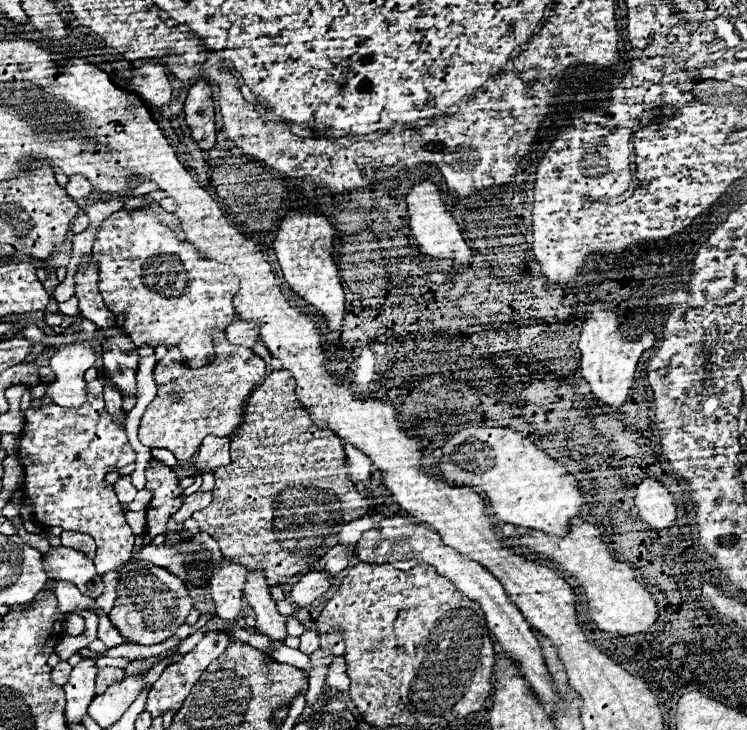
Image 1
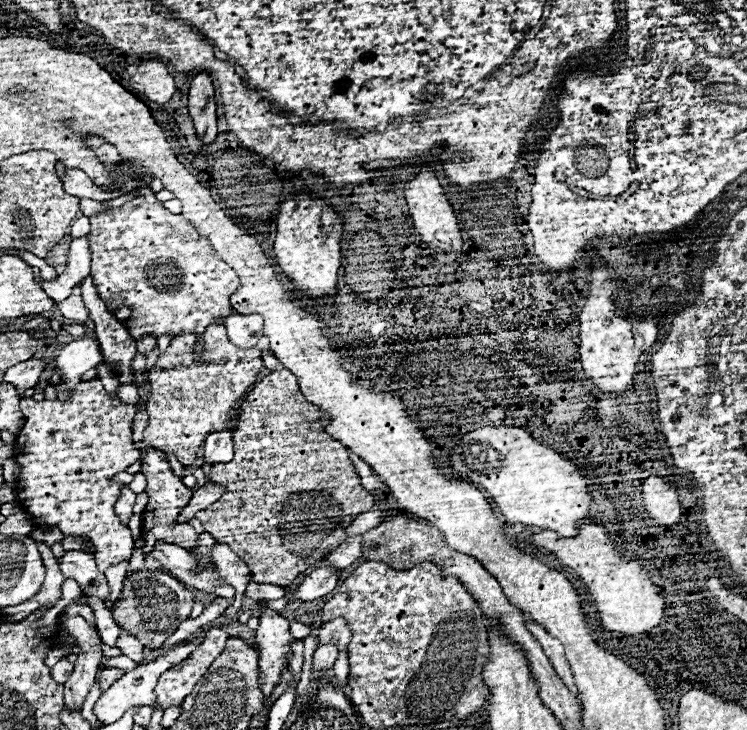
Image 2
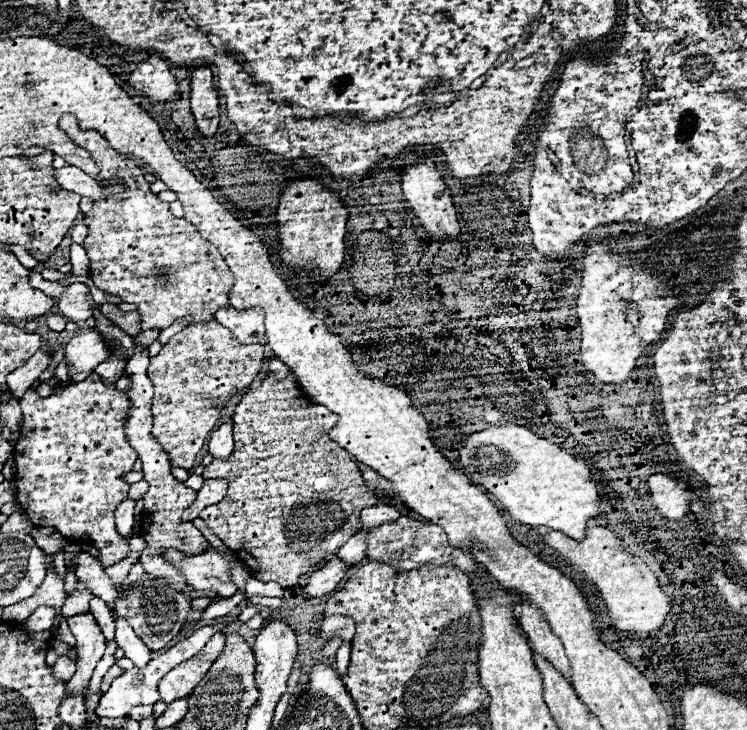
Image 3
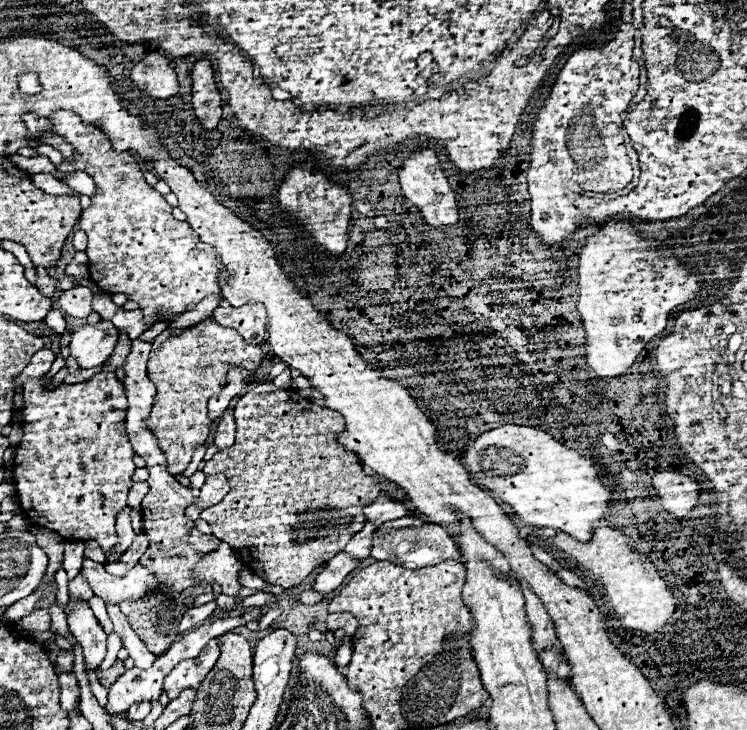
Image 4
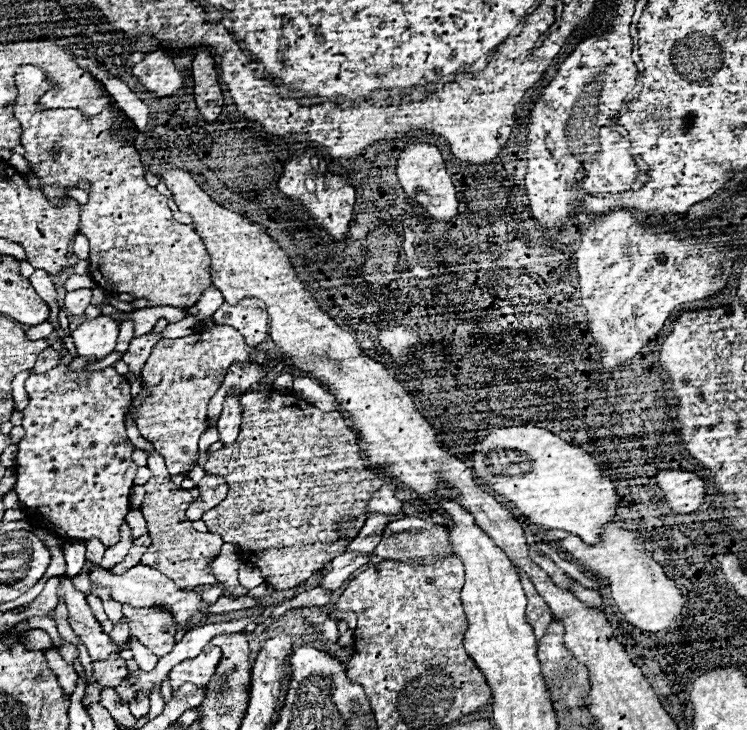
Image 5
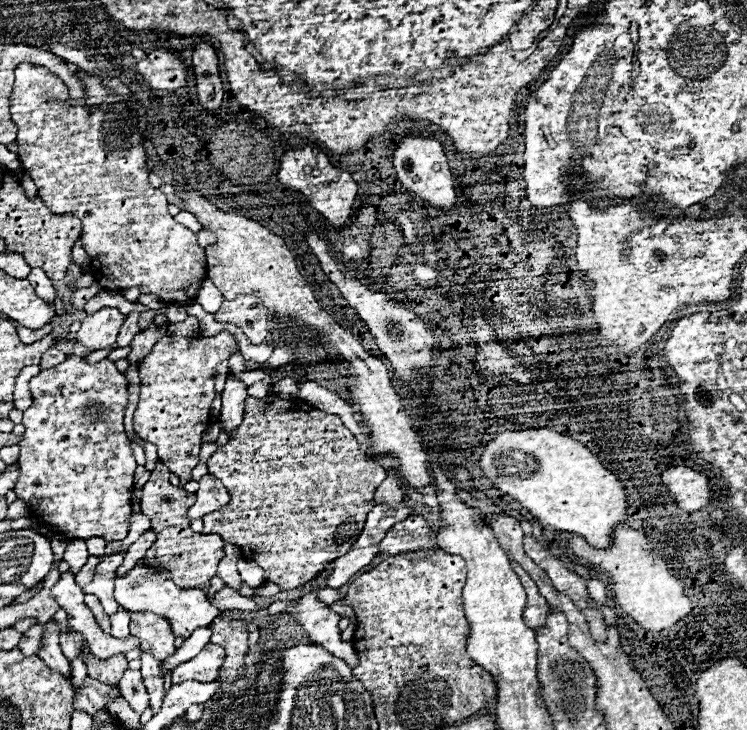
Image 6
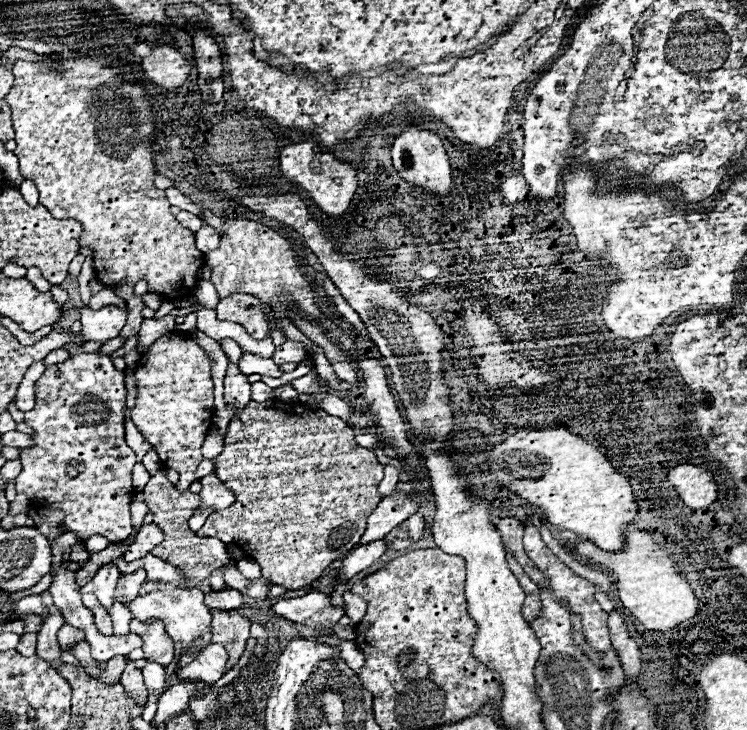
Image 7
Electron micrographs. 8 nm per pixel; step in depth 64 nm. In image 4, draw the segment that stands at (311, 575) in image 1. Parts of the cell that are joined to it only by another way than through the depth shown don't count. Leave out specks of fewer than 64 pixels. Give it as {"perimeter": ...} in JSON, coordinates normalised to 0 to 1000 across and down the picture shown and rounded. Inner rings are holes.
{"perimeter":[[[455,756],[455,759],[447,762],[442,770],[436,770],[434,784],[428,784],[428,786],[423,789],[420,808],[431,811],[431,814],[439,814],[439,811],[450,808],[450,805],[458,800],[458,795],[461,795],[474,778],[479,778],[479,773],[482,773],[482,764],[474,764],[474,762],[463,759],[463,756]]]}

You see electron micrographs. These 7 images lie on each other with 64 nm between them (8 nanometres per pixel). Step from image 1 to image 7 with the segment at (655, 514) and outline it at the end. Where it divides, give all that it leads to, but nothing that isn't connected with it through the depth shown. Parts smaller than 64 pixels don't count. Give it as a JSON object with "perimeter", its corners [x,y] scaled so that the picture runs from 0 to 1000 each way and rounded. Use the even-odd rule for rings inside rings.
{"perimeter":[[[910,636],[897,644],[894,658],[908,671],[918,693],[929,699],[948,696],[961,682],[961,666],[950,644],[929,636]]]}

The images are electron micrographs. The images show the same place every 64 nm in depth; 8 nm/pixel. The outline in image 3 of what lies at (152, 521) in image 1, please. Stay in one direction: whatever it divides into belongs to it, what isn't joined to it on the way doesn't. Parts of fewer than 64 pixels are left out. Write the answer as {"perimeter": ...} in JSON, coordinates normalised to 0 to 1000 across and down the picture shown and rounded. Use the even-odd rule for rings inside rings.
{"perimeter":[[[187,471],[179,474],[179,485],[171,490],[169,496],[169,515],[174,518],[174,534],[171,534],[171,548],[177,551],[174,564],[171,564],[171,581],[169,581],[169,597],[171,605],[177,608],[177,614],[182,616],[185,627],[190,630],[190,644],[193,644],[193,658],[201,663],[201,671],[193,677],[193,701],[190,701],[190,715],[187,715],[187,732],[195,740],[195,753],[187,762],[187,770],[193,773],[195,784],[222,795],[233,808],[246,808],[249,792],[238,784],[238,778],[228,770],[222,770],[222,764],[217,762],[217,753],[222,751],[233,751],[238,756],[246,756],[249,762],[262,762],[276,756],[278,751],[284,751],[284,745],[268,732],[265,723],[260,723],[257,715],[246,715],[244,712],[244,699],[249,699],[260,685],[262,685],[262,674],[252,666],[246,666],[244,660],[238,660],[230,647],[228,647],[228,633],[222,619],[217,616],[217,611],[212,608],[212,603],[203,597],[203,567],[201,567],[201,556],[203,556],[203,545],[206,545],[206,532],[201,518],[195,515],[195,504],[198,504],[198,479]]]}

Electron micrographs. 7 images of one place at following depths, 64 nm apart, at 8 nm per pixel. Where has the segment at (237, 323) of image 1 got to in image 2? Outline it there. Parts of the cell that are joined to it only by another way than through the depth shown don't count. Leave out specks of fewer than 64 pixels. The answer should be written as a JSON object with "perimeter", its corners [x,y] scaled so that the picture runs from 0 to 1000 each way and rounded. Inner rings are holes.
{"perimeter":[[[308,427],[305,433],[300,433],[297,441],[305,449],[305,463],[311,471],[319,471],[324,477],[337,477],[345,471],[345,466],[351,463],[351,433],[348,430],[319,430],[319,427]]]}

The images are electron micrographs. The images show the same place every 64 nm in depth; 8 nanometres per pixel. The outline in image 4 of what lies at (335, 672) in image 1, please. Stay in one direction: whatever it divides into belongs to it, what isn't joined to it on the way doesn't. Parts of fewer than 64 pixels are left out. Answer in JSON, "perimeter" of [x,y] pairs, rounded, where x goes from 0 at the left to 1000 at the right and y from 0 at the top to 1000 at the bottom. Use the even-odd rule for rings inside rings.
{"perimeter":[[[461,879],[452,890],[450,890],[450,910],[455,915],[461,915],[471,901],[471,879]]]}

